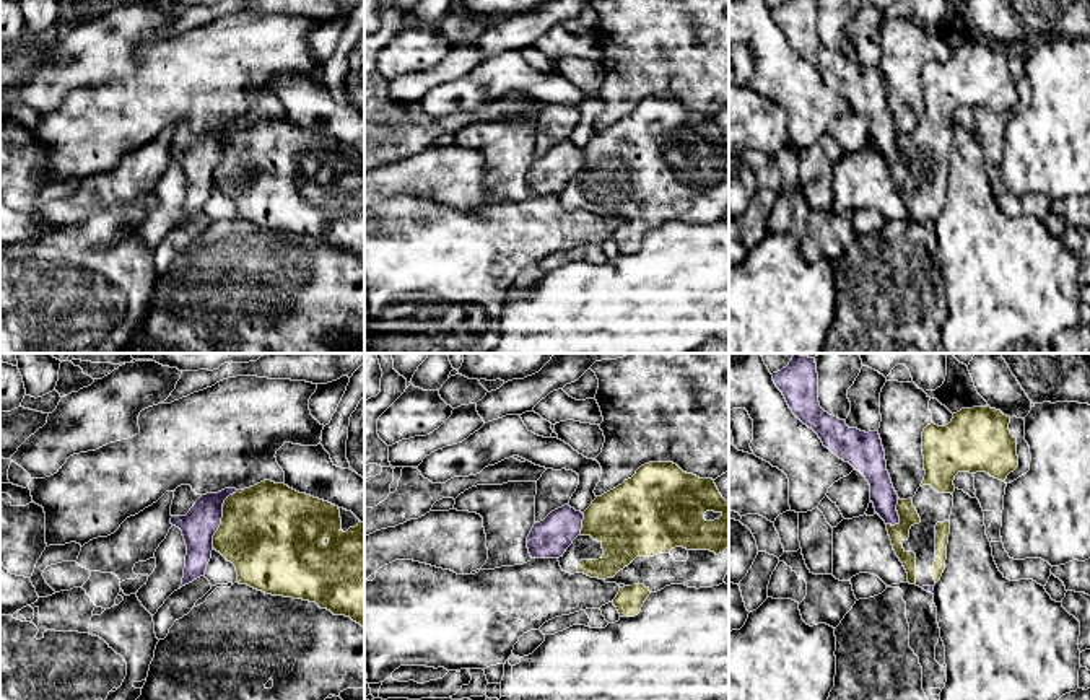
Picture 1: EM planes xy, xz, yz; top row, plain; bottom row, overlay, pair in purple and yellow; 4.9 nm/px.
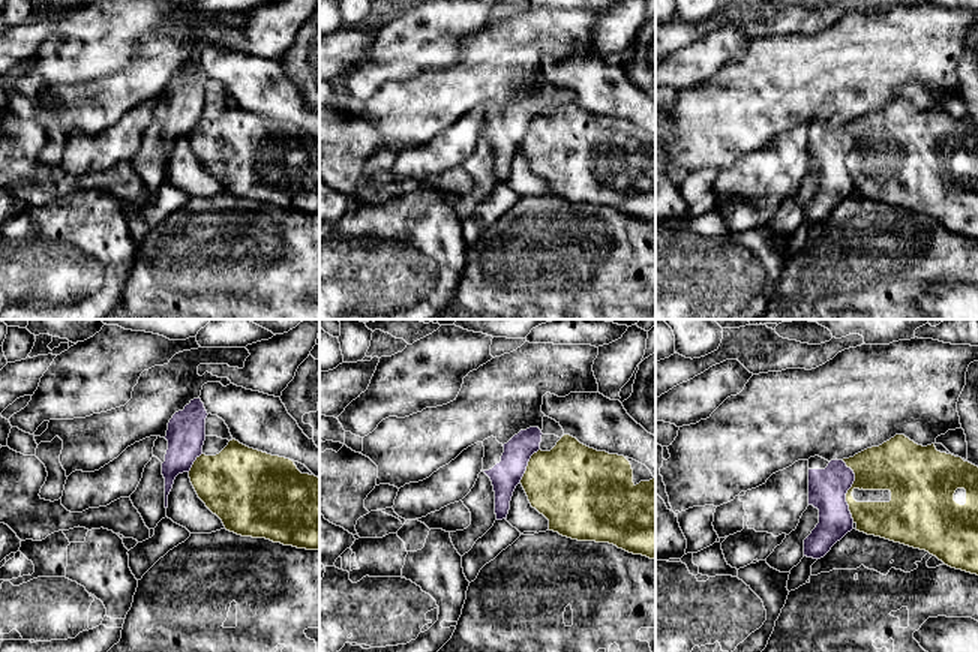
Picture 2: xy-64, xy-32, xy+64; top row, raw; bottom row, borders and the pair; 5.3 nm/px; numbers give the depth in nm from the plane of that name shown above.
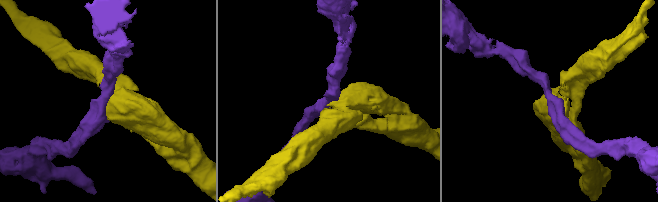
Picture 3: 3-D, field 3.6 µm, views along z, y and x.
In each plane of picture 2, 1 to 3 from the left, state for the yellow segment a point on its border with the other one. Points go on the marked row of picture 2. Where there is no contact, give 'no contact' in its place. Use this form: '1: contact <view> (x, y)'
1: contact xy-64 (194, 460)
2: contact xy-32 (527, 465)
3: contact xy+64 (846, 492)

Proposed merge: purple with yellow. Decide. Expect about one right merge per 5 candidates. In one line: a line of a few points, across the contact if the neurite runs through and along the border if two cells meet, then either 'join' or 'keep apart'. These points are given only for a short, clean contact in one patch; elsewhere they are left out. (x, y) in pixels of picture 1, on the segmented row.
keep apart

